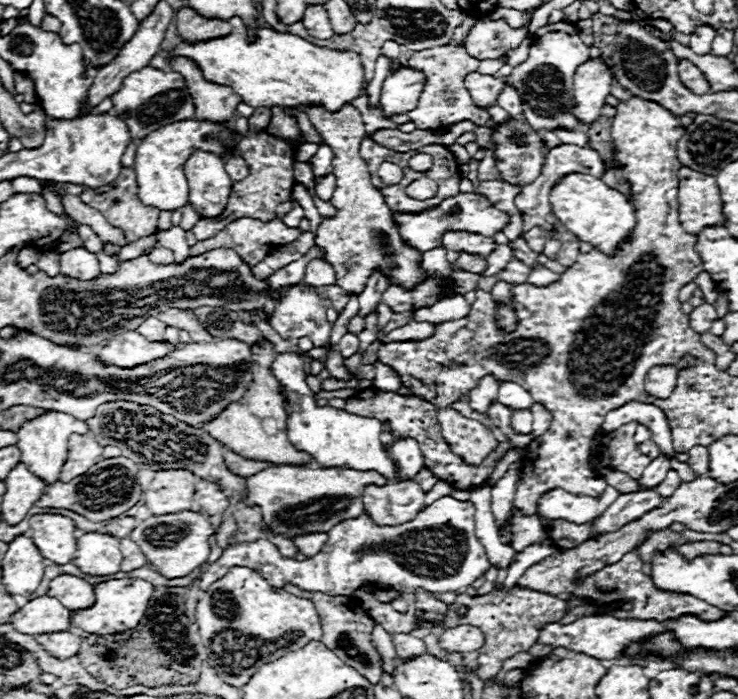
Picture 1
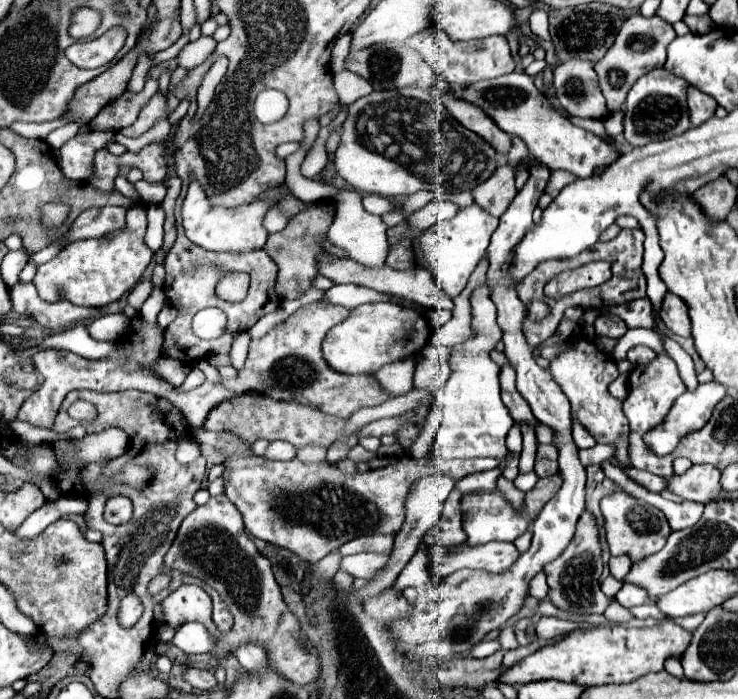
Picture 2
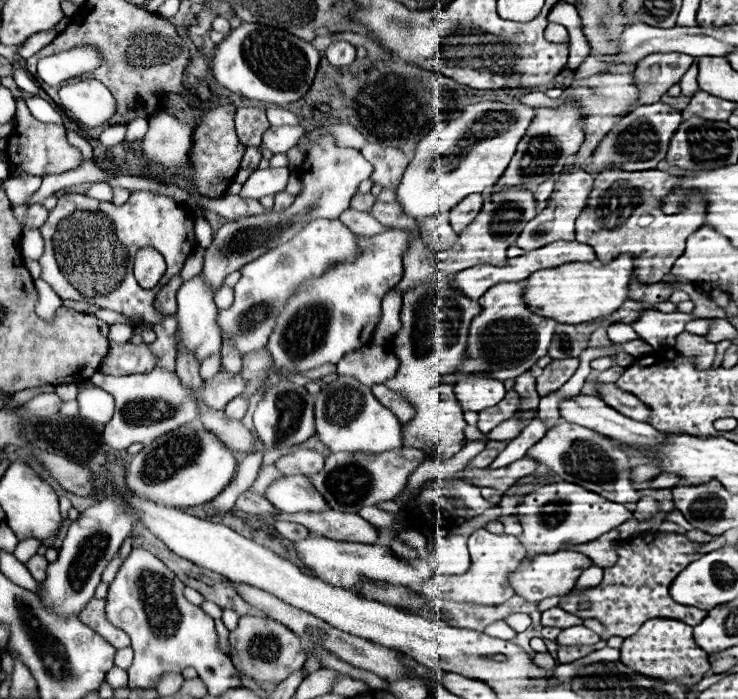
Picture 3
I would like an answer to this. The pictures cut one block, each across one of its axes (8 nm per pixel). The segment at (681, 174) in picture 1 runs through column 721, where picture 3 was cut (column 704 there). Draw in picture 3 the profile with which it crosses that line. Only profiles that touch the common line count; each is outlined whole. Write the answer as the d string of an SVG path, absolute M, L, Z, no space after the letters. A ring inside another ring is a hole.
M600 172L594 182L588 206L576 220L576 240L592 244L598 262L608 262L620 252L632 252L636 256L634 276L648 280L648 284L662 280L674 266L676 258L684 254L686 238L706 222L708 202L700 194L690 194L676 214L662 212L662 198L680 186L680 178L668 172ZM650 214L654 220L650 226L640 226L638 220Z

